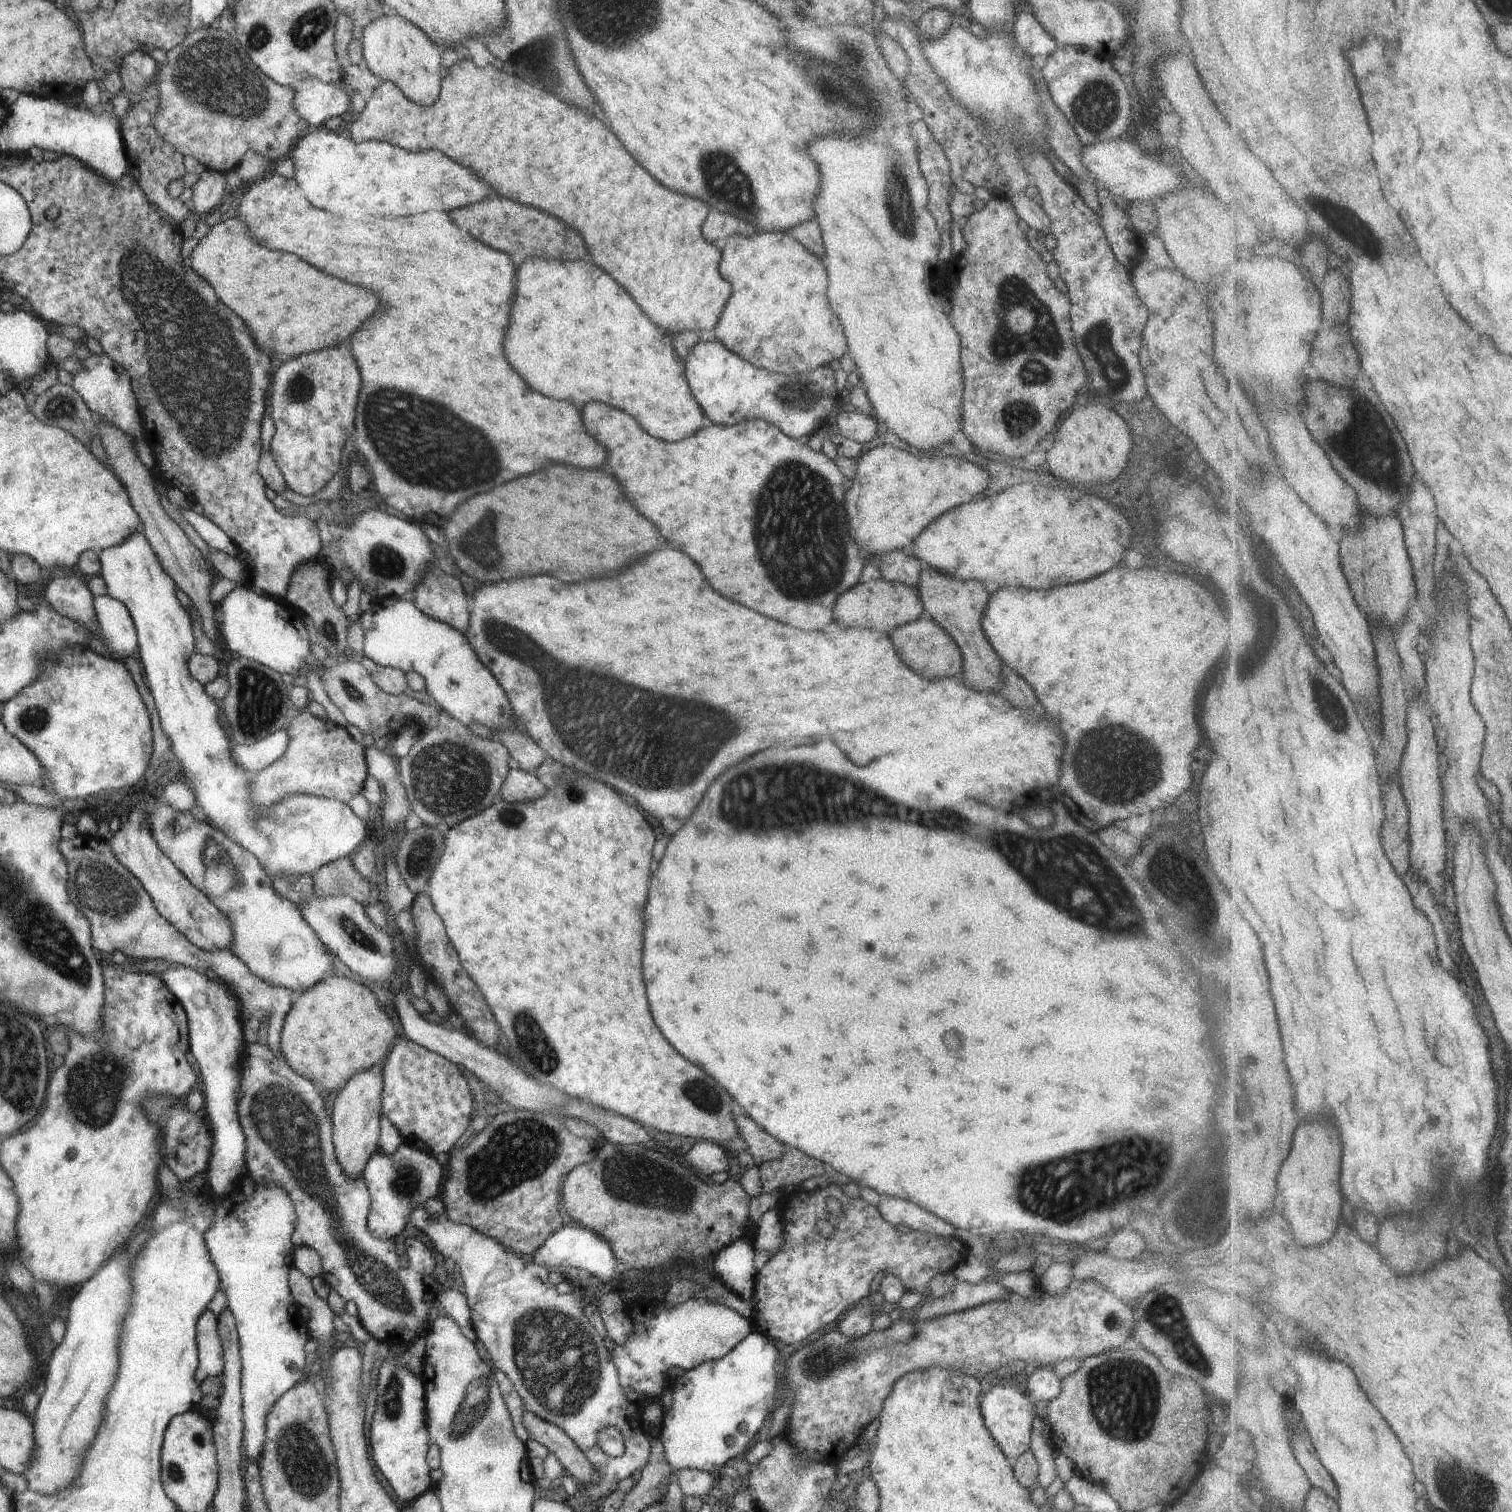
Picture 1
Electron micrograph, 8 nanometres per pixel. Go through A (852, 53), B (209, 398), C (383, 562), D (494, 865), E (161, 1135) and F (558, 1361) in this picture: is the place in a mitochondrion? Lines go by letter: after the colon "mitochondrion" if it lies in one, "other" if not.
A: mitochondrion
B: mitochondrion
C: mitochondrion
D: other
E: other
F: mitochondrion

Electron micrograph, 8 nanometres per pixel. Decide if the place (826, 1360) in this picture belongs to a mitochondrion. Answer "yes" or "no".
yes

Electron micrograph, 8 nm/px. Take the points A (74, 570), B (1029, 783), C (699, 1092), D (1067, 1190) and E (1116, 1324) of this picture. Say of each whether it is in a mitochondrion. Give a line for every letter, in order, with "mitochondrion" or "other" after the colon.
A: other
B: other
C: mitochondrion
D: mitochondrion
E: mitochondrion

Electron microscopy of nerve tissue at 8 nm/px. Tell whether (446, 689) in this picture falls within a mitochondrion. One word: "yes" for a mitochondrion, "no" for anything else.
no

